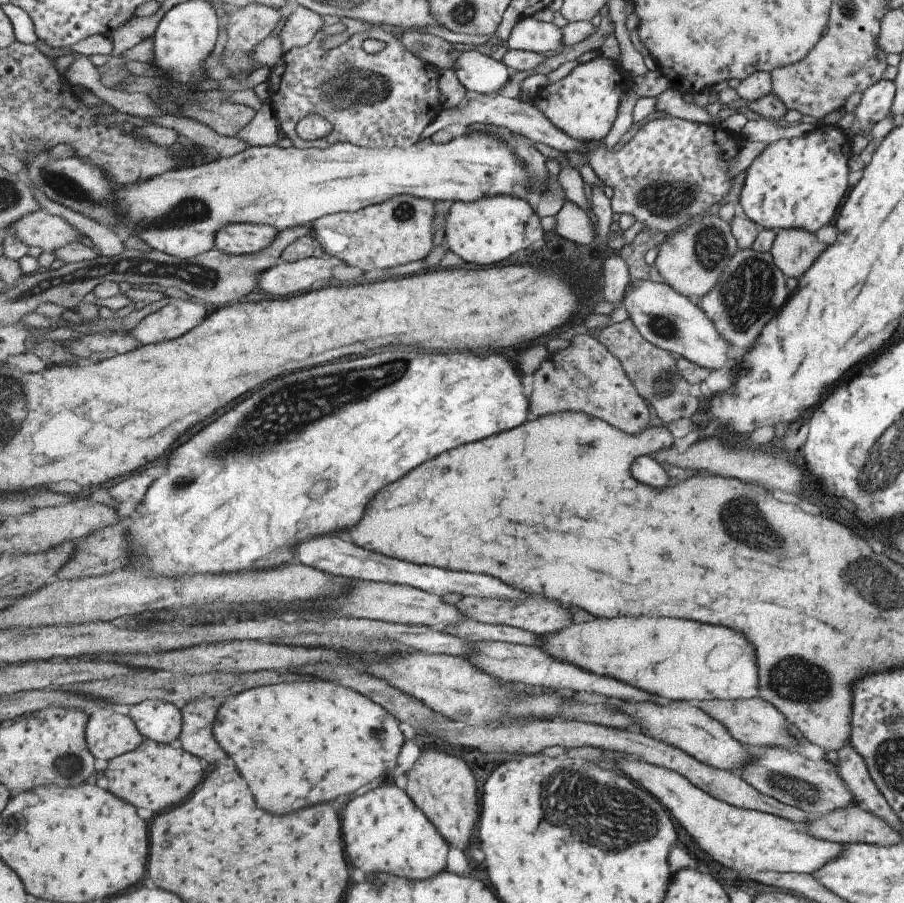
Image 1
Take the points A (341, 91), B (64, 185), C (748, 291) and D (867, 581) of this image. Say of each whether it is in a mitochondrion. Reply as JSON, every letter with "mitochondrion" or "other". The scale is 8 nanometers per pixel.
{"A":"mitochondrion","B":"mitochondrion","C":"mitochondrion","D":"mitochondrion"}

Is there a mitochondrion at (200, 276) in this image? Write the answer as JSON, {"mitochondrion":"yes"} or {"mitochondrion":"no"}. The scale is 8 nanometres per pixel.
{"mitochondrion":"yes"}

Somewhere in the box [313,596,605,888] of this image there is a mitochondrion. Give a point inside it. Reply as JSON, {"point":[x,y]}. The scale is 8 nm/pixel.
{"point":[376,733]}

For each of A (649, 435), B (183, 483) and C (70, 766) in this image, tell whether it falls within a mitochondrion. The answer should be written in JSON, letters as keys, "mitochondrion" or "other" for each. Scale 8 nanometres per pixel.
{"A":"other","B":"mitochondrion","C":"mitochondrion"}

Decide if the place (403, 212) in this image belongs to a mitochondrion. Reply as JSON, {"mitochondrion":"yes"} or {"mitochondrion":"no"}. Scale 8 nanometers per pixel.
{"mitochondrion":"yes"}

